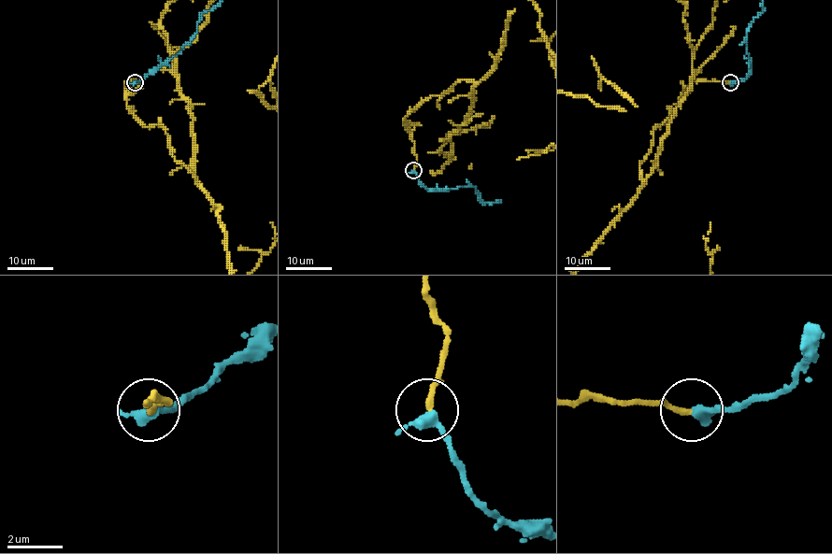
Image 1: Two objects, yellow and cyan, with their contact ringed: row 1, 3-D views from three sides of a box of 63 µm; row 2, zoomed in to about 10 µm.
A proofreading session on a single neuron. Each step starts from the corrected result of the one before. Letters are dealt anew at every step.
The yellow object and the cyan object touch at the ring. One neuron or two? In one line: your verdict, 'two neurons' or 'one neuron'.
one neuron

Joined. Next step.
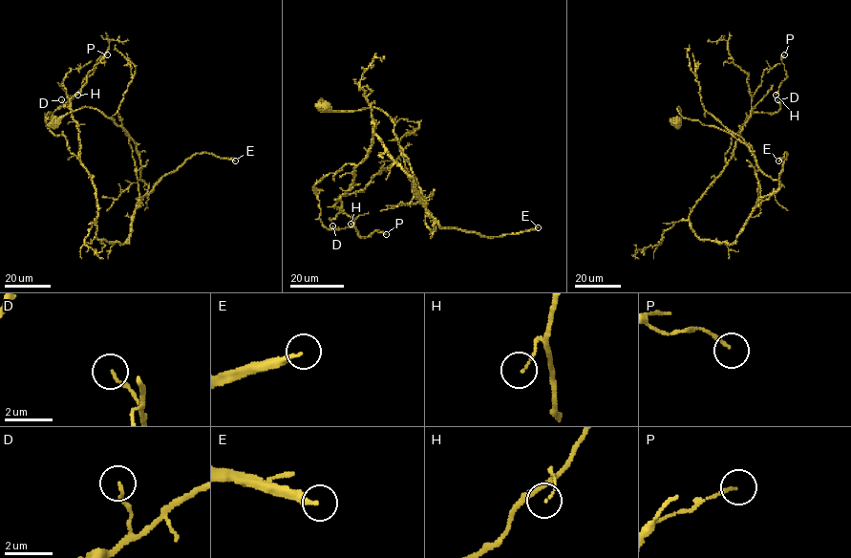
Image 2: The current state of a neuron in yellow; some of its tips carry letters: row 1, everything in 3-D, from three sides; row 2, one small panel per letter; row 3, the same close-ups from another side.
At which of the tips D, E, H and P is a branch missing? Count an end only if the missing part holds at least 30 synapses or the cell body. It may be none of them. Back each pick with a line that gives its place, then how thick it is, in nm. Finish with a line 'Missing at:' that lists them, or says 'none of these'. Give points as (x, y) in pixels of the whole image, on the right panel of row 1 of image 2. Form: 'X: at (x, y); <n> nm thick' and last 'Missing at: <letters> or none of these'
E: at (778, 160); 190 nm thick
Missing at: E

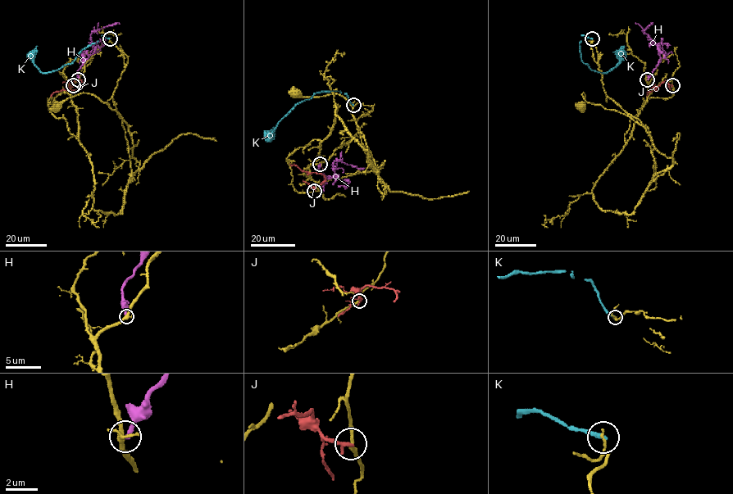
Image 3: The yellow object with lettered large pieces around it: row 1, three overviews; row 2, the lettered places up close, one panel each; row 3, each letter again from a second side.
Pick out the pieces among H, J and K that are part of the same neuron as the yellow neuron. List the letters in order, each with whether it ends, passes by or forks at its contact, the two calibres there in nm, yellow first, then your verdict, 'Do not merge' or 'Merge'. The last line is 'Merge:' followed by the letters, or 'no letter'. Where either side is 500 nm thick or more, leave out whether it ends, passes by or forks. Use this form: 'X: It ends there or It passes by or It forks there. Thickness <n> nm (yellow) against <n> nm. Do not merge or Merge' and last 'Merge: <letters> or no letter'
H: It ends there. Thickness 280 nm (yellow) against 280 nm. Do not merge
J: It ends there. Thickness 180 nm (yellow) against 220 nm. Do not merge
K: It ends there. Thickness 140 nm (yellow) against 280 nm. Do not merge
Merge: no letter

